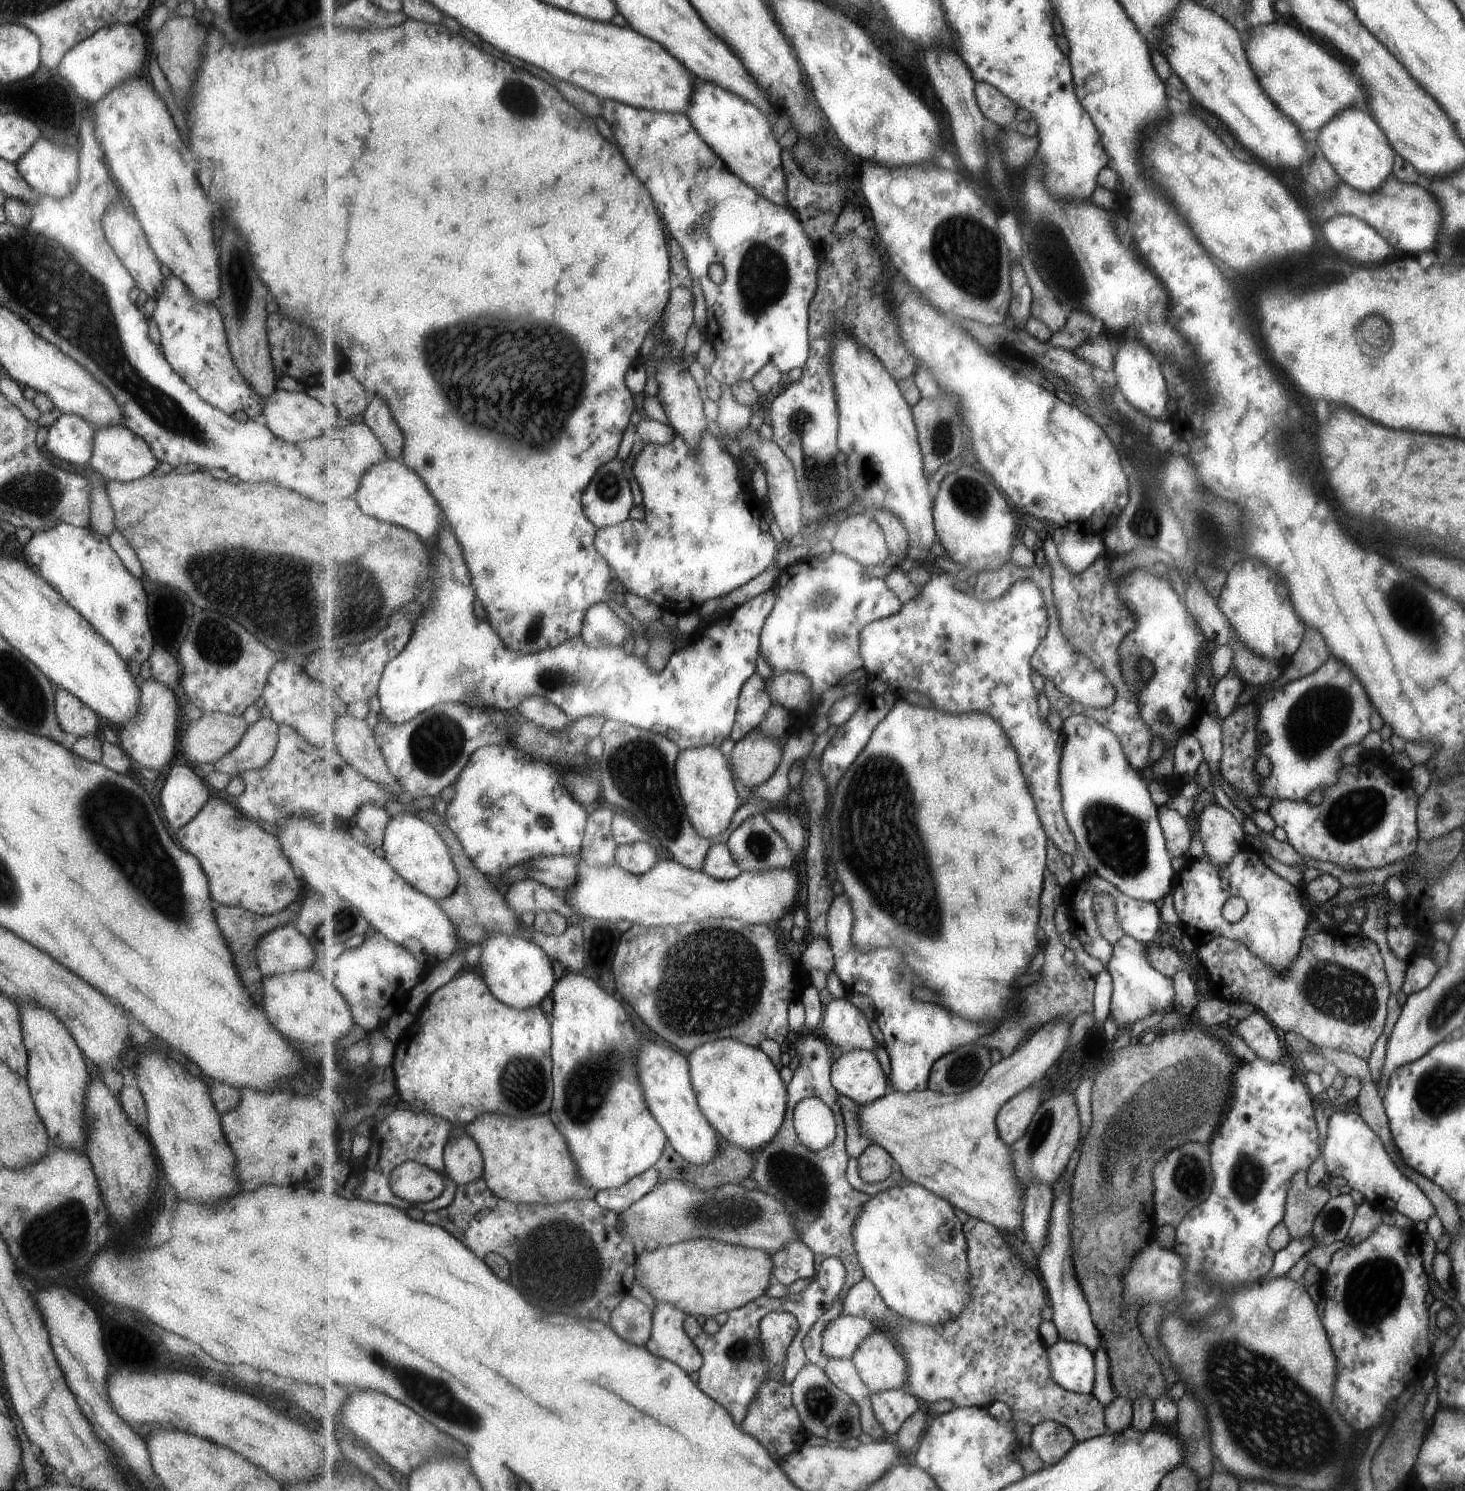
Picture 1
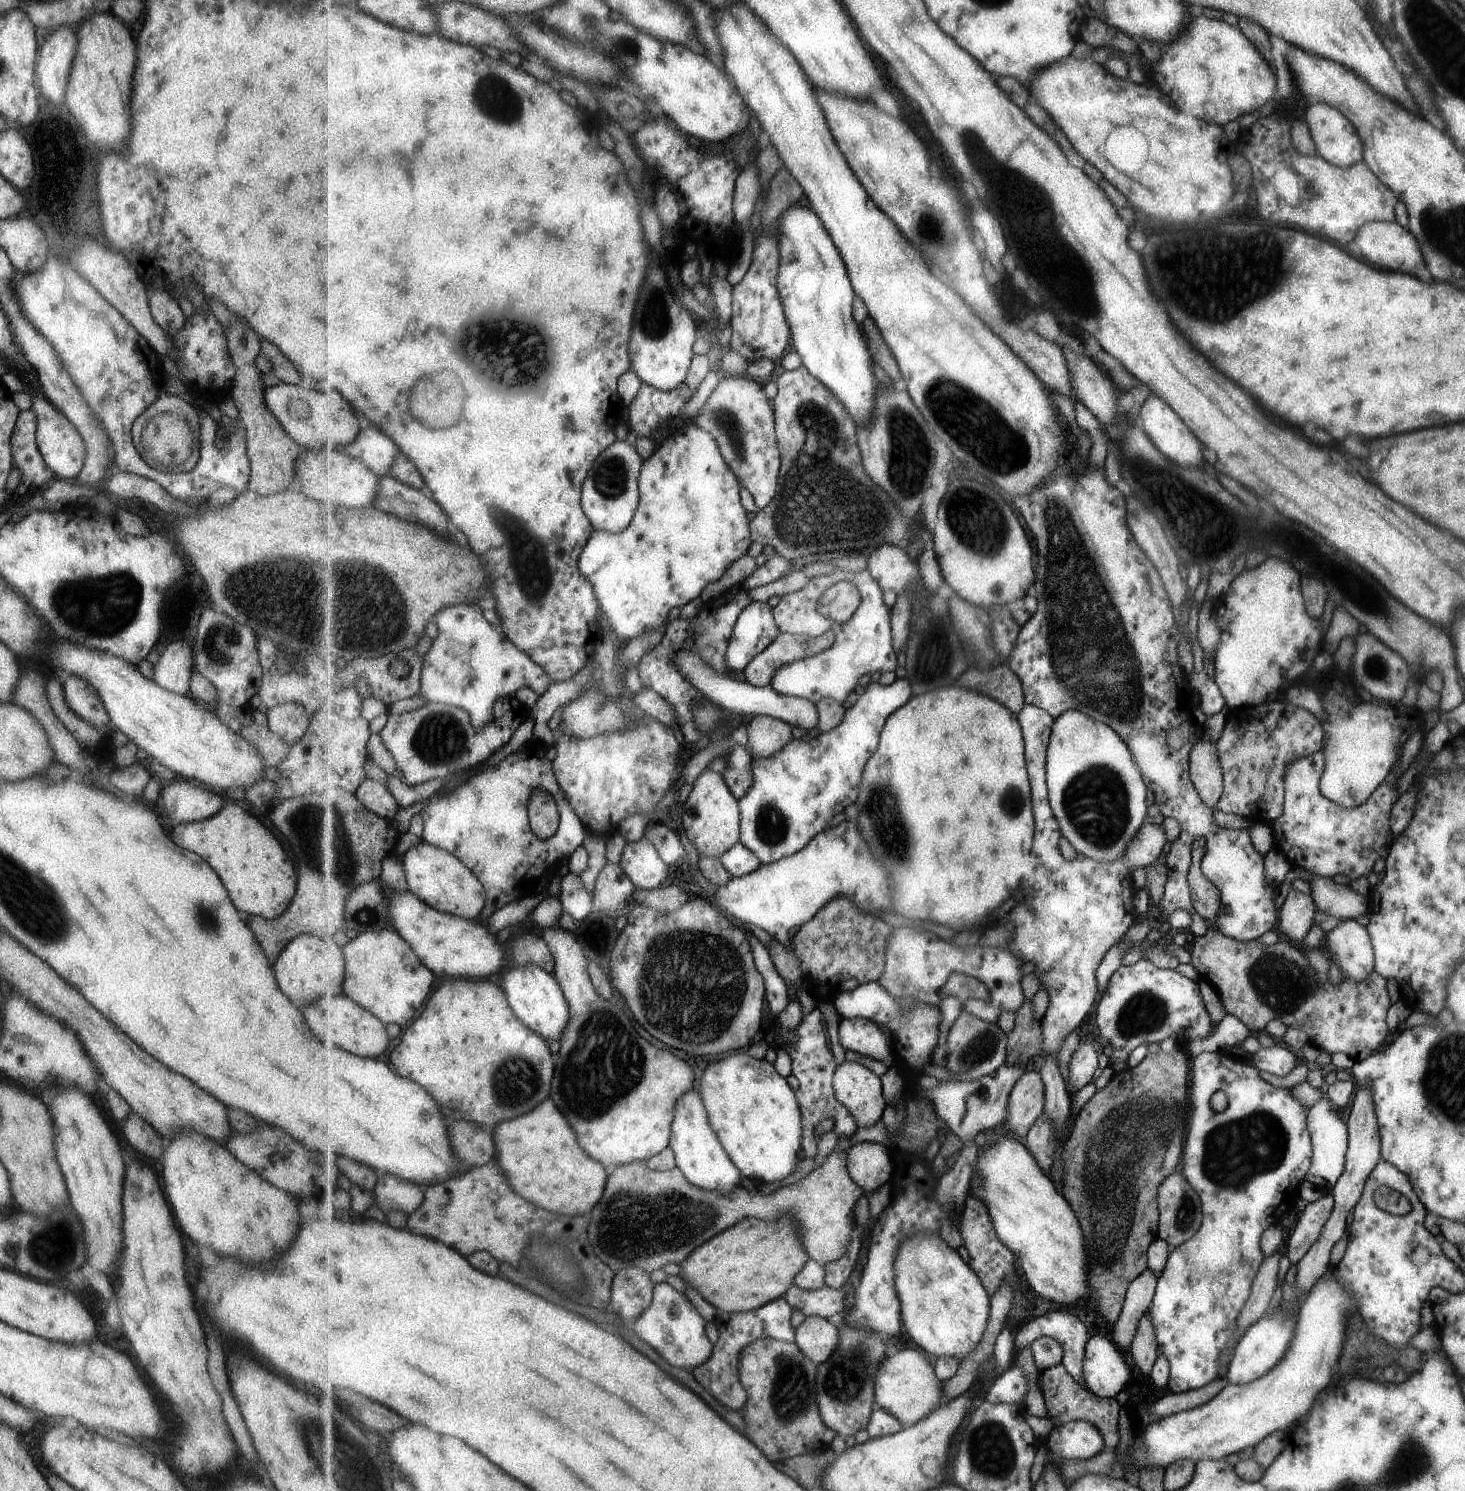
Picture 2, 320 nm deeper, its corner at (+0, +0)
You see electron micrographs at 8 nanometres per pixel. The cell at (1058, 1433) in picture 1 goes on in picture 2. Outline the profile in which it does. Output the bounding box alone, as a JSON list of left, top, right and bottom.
[1047,1421,1106,1458]

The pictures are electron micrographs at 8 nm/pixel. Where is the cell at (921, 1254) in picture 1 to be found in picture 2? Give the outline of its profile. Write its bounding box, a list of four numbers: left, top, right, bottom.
[895,1233,992,1362]

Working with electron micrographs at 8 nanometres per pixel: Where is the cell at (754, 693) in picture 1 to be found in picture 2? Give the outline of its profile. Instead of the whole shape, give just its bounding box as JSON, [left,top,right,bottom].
[745,631,836,687]

